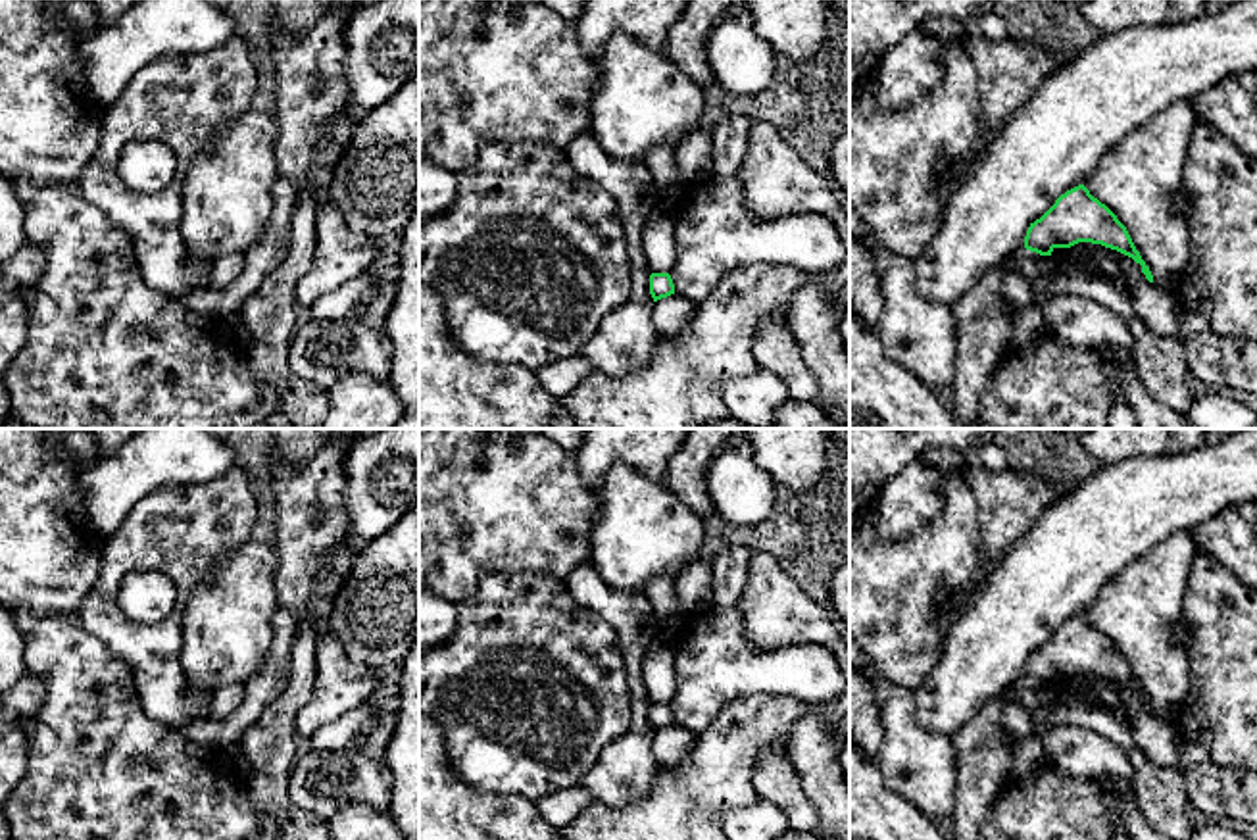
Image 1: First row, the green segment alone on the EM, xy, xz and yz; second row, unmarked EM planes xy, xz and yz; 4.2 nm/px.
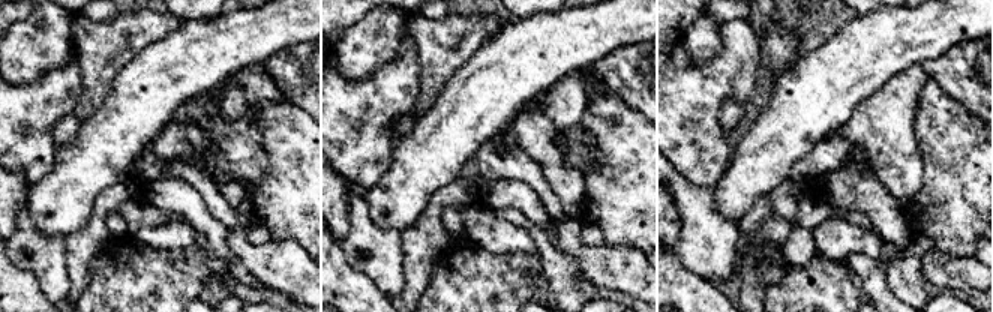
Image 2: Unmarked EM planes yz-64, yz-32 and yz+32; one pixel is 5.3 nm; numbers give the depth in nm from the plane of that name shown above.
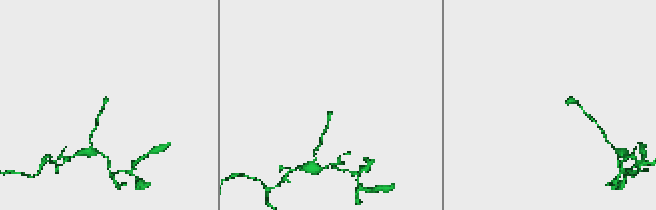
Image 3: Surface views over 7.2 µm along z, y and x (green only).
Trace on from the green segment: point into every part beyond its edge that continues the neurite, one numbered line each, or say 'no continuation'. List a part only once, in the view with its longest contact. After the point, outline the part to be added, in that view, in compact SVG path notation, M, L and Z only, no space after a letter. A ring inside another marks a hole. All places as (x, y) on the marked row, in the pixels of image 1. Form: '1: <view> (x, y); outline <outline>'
no continuation

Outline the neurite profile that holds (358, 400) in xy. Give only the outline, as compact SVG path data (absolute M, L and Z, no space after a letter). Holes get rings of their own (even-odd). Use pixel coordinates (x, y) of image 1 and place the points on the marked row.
M363 371L338 379L329 390L323 429L394 429L404 404L388 381Z

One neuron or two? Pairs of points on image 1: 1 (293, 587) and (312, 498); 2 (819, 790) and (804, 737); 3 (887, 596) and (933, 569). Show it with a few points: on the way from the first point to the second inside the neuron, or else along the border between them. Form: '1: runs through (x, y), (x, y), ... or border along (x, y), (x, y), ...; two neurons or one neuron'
1: runs through (310, 566), (310, 519); one neuron
2: runs through (819, 777), (813, 750); one neuron
3: runs through (898, 585), (913, 569), (921, 569); one neuron

